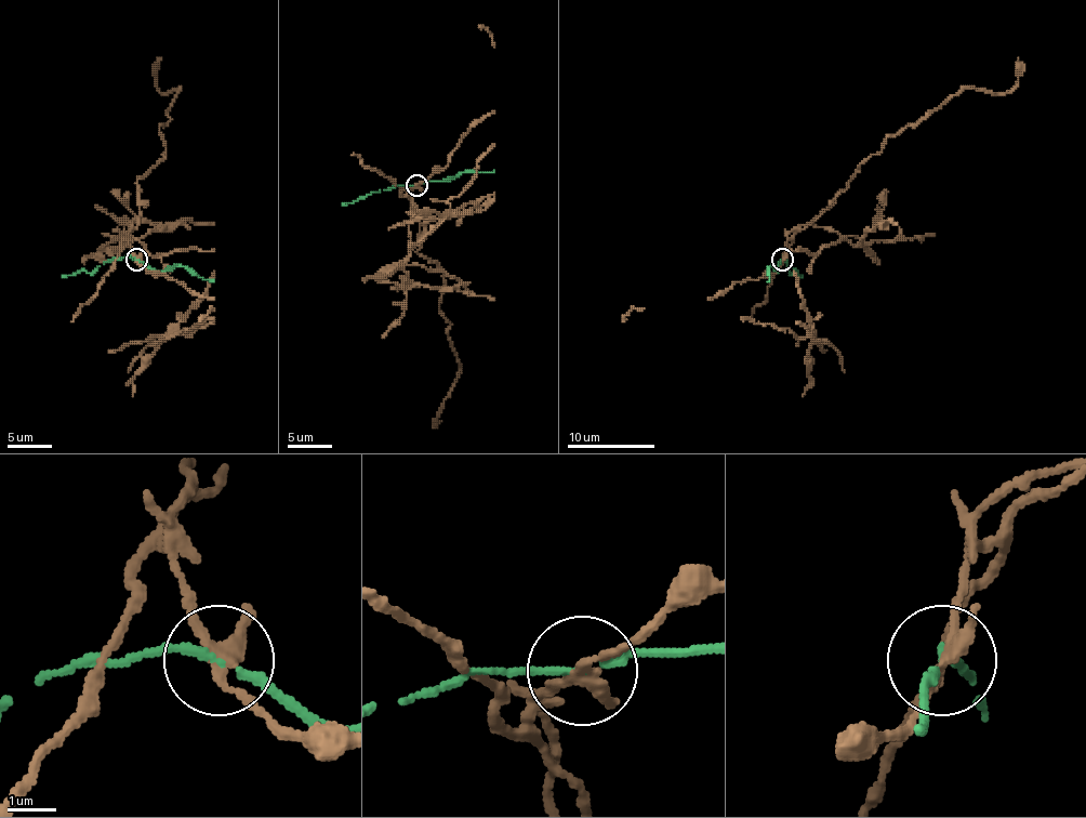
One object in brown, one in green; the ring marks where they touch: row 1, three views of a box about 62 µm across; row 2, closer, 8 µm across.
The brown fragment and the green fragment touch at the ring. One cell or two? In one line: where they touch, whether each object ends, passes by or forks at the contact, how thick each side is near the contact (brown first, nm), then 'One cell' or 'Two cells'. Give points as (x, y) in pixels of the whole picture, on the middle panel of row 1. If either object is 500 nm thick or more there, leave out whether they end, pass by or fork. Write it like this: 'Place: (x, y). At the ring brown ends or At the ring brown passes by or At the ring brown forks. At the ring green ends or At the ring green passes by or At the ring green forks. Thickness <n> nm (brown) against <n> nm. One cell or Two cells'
Place: (416, 185). At the ring brown forks. At the ring green passes by. Thickness 220 nm (brown) against 140 nm. Two cells

